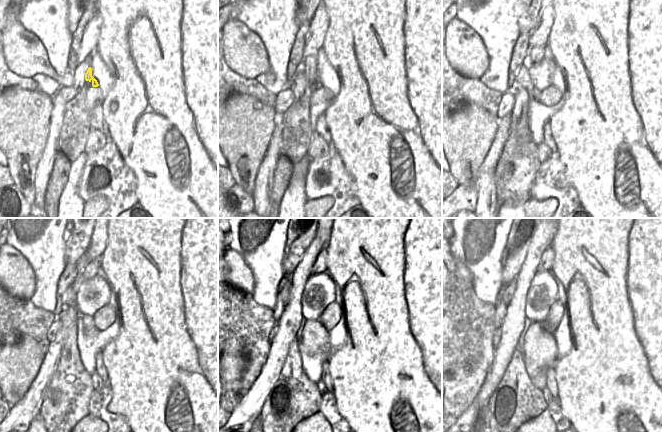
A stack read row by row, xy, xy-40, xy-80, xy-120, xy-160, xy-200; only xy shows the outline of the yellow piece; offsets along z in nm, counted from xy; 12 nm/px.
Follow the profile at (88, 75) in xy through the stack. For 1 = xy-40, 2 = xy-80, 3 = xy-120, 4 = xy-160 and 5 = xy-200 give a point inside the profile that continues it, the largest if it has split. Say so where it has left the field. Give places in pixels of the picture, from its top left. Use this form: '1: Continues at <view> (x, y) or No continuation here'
1: Continues at xy-40 (309, 62)
2: Continues at xy-80 (536, 54)
3: Continues at xy-120 (92, 268)
4: Continues at xy-160 (320, 266)
5: Continues at xy-200 (546, 262).

